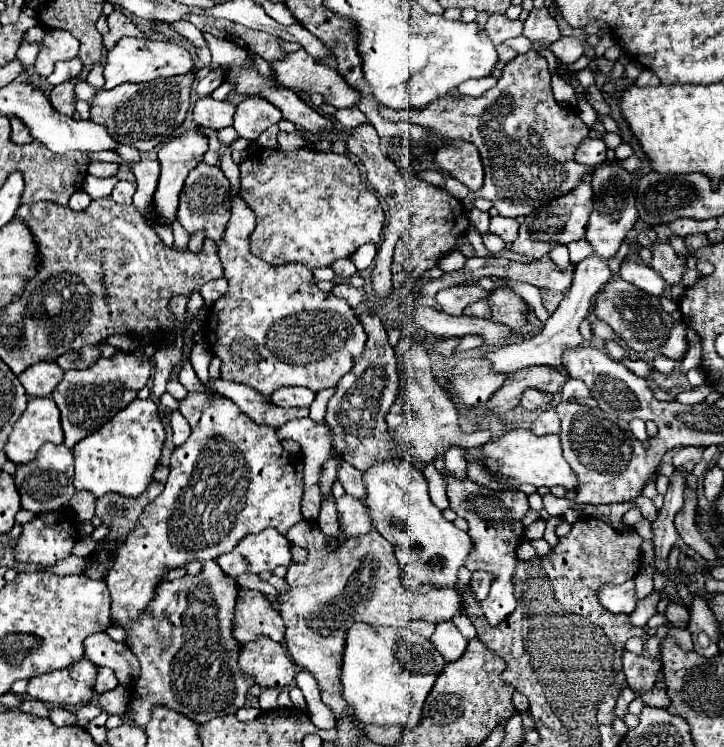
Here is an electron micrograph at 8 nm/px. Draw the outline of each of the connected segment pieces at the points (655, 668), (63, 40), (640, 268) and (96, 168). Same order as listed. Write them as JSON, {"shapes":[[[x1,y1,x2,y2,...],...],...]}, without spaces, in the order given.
{"shapes":[[[624,650,622,662,624,662,624,674,626,674,628,686,644,688,644,690,654,686,662,666,658,658,648,658,644,654,634,654,628,650]],[[46,30,46,38,40,46,34,70,40,76,48,76,54,70,54,62,72,60,78,56,78,40,66,30]],[[622,262,620,266,620,276,638,286,640,290,644,290,646,294,654,294,654,296,662,296,664,290,666,290,666,282,664,278,652,270,650,266,646,264,636,264,636,262]],[[92,162,90,164,90,174,94,176,116,176,120,170,118,164,110,164,110,162]]]}

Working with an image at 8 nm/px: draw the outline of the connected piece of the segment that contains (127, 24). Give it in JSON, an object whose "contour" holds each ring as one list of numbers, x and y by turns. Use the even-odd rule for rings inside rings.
{"contour":[[114,10,110,16,108,16,108,34,104,36,104,48,110,50,120,38,124,36,134,36,134,38,144,38,144,34,134,26,134,22,120,10]]}

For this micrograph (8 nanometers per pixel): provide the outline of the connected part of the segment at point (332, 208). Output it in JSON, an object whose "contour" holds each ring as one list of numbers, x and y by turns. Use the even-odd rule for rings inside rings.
{"contour":[[258,148,254,154,248,154,246,160,240,164,240,180,242,180,242,198,246,200,246,204,256,212,256,230,250,234,250,252,258,258,262,258,268,264,288,264,288,262,302,262,310,268,318,268,318,266,330,266,334,260,338,258,350,258,358,246,372,242,378,244,380,240,380,230,384,224,384,210,376,198,376,194,362,182,360,170,358,166,346,156,346,154,334,154,334,152,318,152,318,150,310,150,310,148,300,148,298,152,282,152,282,150,272,150,272,148]]}

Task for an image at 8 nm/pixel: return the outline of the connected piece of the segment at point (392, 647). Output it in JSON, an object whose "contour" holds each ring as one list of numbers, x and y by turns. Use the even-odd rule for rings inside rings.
{"contour":[[354,624,346,632,344,658,340,666,342,698,354,708,358,720,376,726,416,728,422,716,422,704,432,690,438,674,446,666,442,654,428,638,410,628]]}

